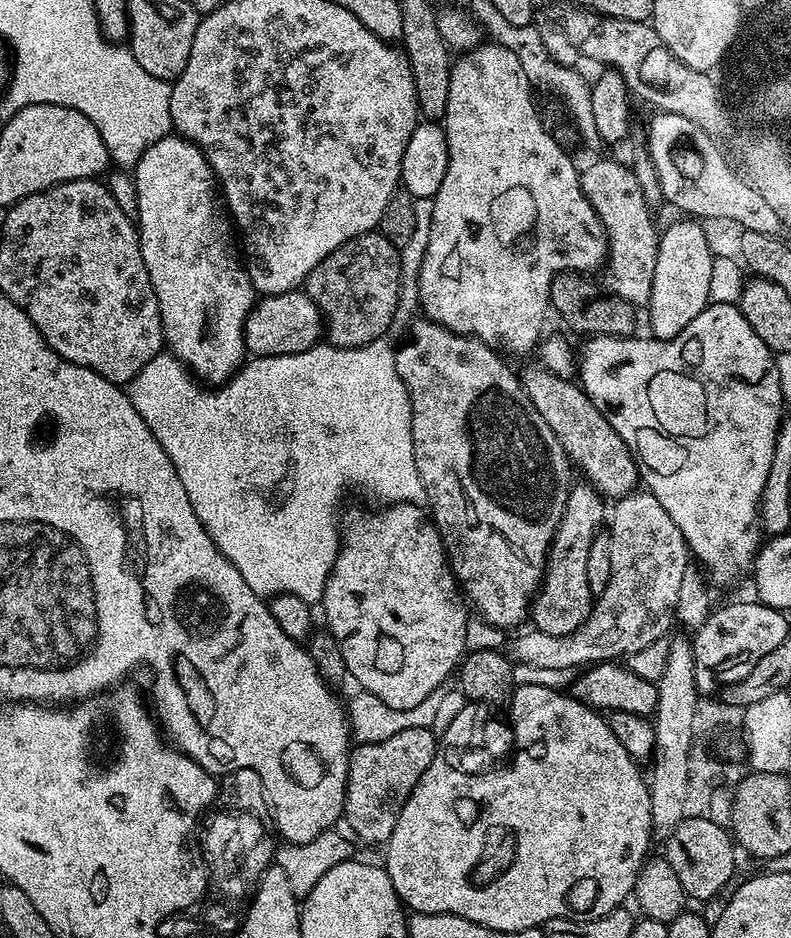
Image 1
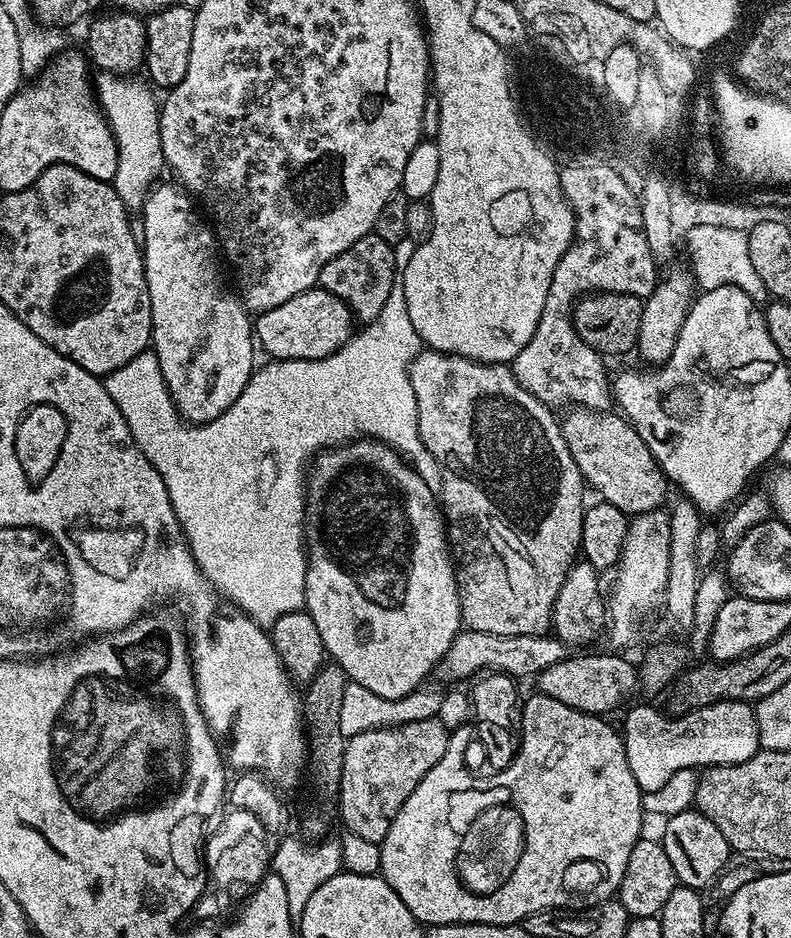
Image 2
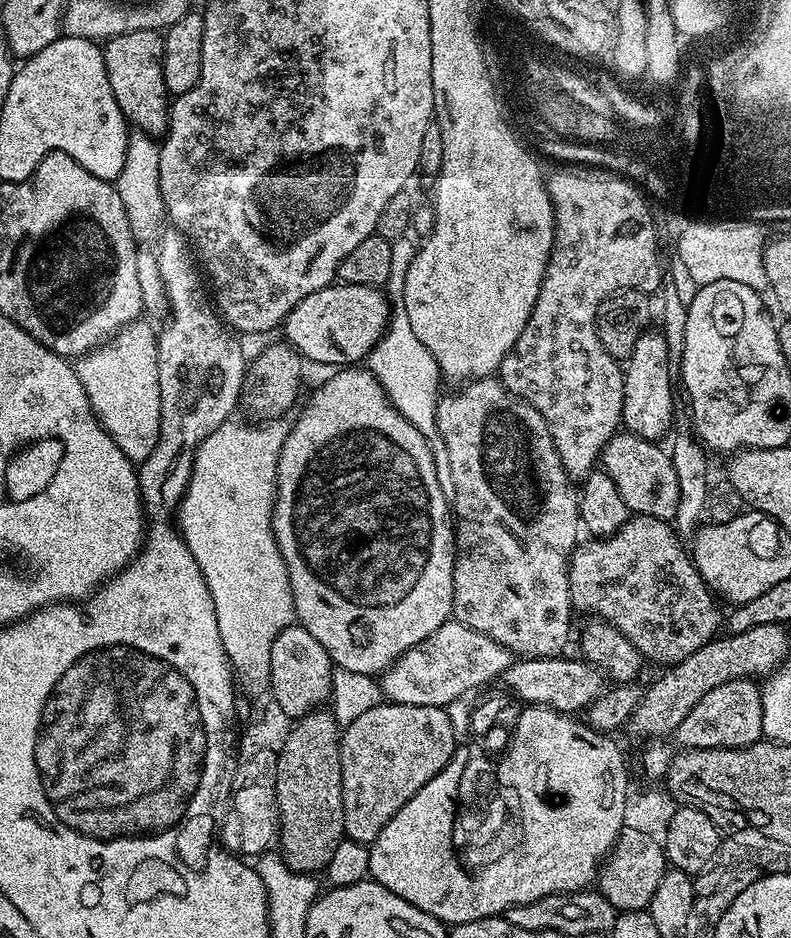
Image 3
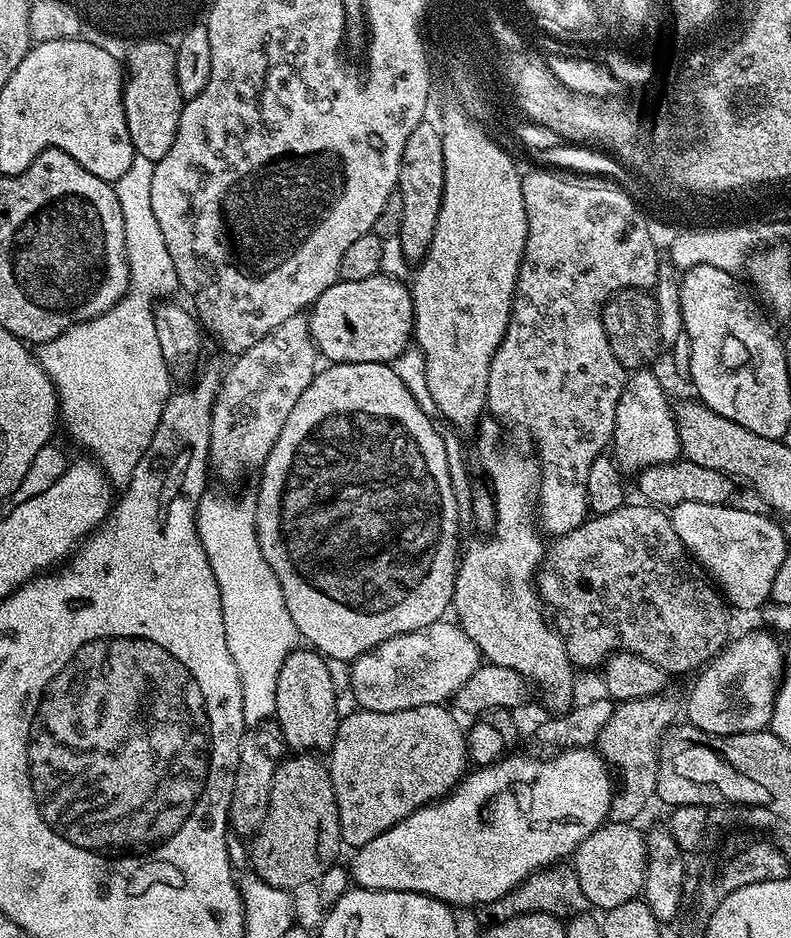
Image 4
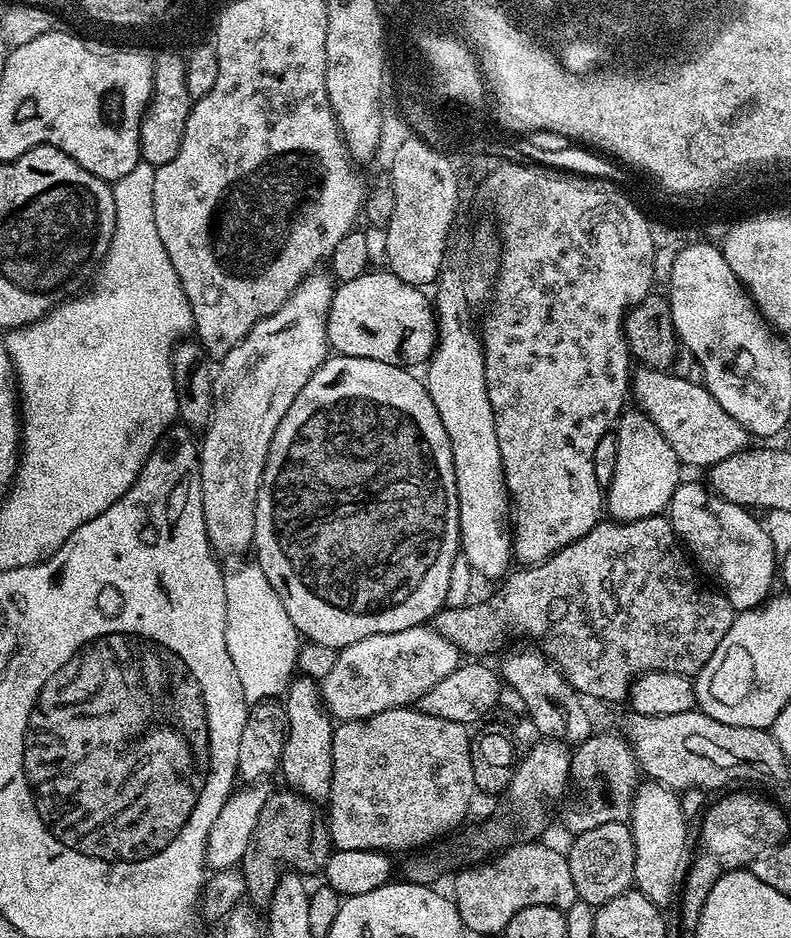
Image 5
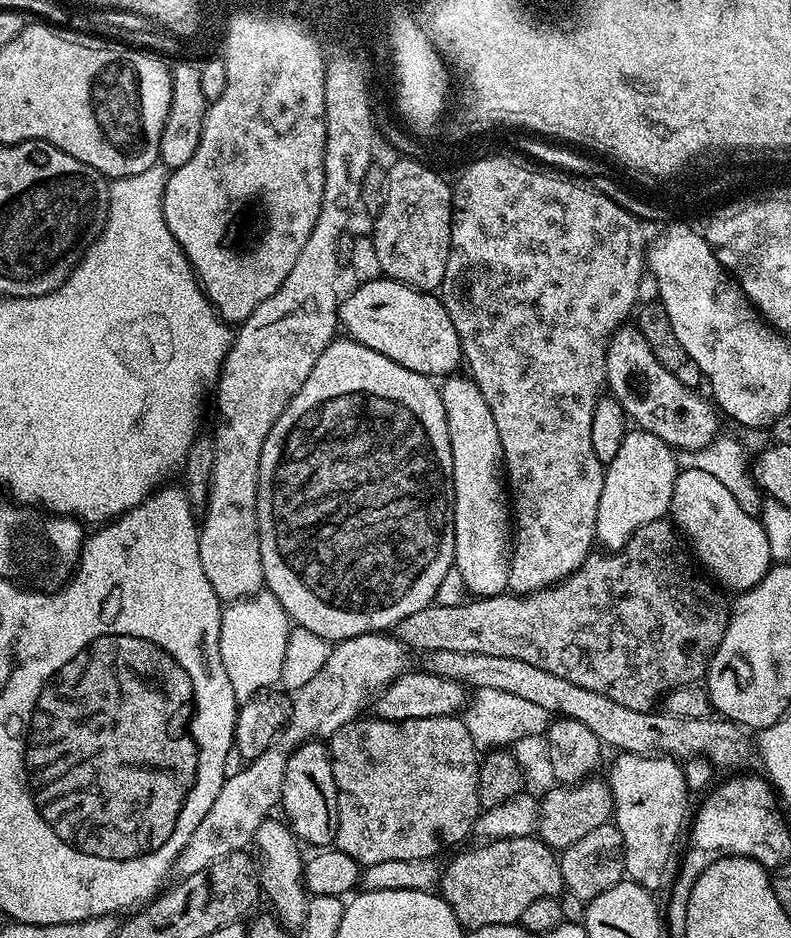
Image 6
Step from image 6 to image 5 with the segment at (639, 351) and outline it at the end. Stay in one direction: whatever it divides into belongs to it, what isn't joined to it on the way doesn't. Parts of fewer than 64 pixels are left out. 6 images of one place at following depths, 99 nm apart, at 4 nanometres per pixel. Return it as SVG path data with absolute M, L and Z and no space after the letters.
M637 367L630 376L630 396L634 401L635 407L639 411L645 412L650 418L650 422L654 422L654 426L658 426L658 430L662 434L662 438L666 438L666 442L670 442L670 446L674 450L674 454L678 454L681 465L688 466L693 464L696 468L707 470L713 464L722 462L722 458L730 458L730 454L738 454L745 451L750 444L750 434L741 424L734 422L734 418L730 418L730 414L726 414L726 410L722 410L722 406L718 406L715 398L708 393L703 383L687 380L684 376L671 376L673 373L668 370L658 368Z

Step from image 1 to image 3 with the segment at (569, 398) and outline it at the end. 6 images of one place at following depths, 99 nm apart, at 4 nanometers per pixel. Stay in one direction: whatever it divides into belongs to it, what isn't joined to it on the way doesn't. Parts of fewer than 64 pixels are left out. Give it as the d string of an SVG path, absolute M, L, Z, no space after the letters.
M617 431L604 447L602 470L614 478L614 486L618 486L618 494L622 494L622 502L626 502L629 513L671 521L680 497L678 474L674 474L671 455L660 447L659 443L635 436L630 431Z

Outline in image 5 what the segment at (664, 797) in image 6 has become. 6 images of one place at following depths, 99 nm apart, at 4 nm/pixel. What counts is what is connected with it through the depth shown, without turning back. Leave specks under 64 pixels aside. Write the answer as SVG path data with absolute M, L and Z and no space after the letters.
M640 782L636 785L636 793L632 799L632 819L630 821L630 827L632 829L632 837L634 838L634 888L635 891L641 892L646 898L650 898L650 902L654 902L658 906L665 906L672 899L674 901L678 896L678 885L682 880L682 873L686 868L686 858L684 862L684 855L688 852L688 828L690 828L689 821L684 819L682 810L680 809L680 797L673 789L667 788L665 784L658 784L655 782Z

